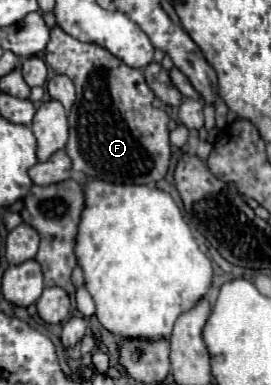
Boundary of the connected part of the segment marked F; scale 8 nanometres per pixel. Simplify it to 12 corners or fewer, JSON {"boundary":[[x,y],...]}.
{"boundary":[[58,27],[46,61],[74,81],[74,171],[154,187],[166,111],[142,71]]}

